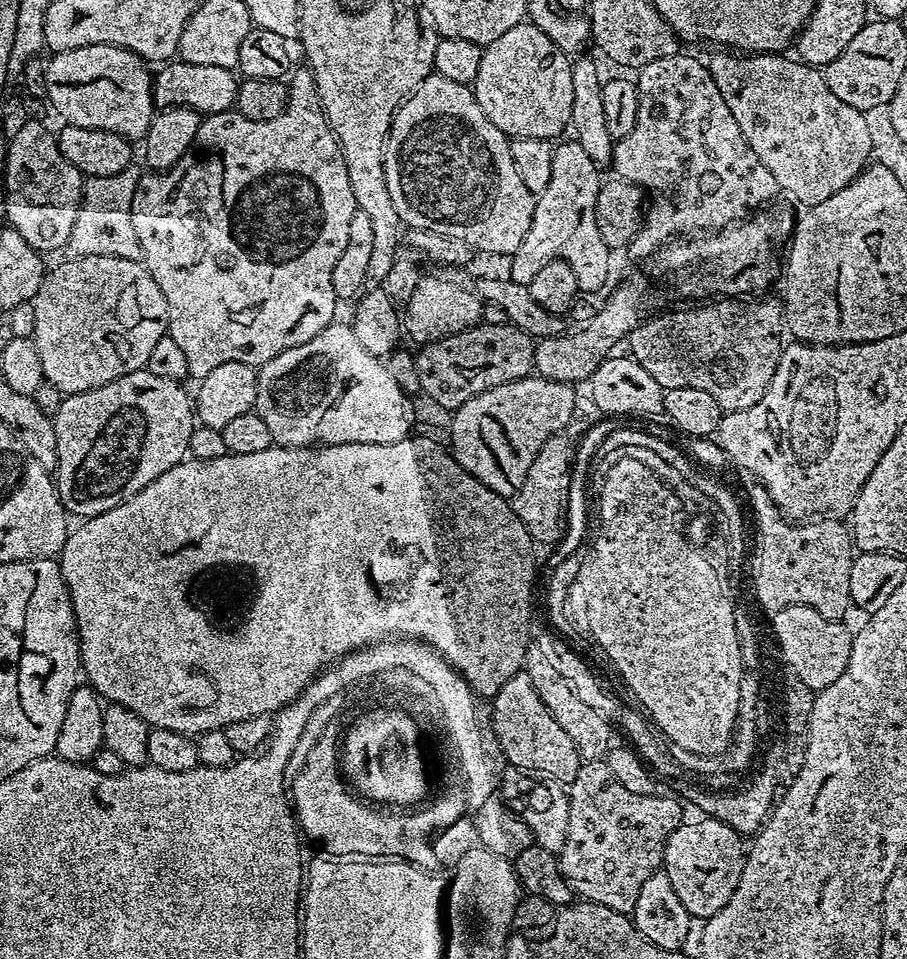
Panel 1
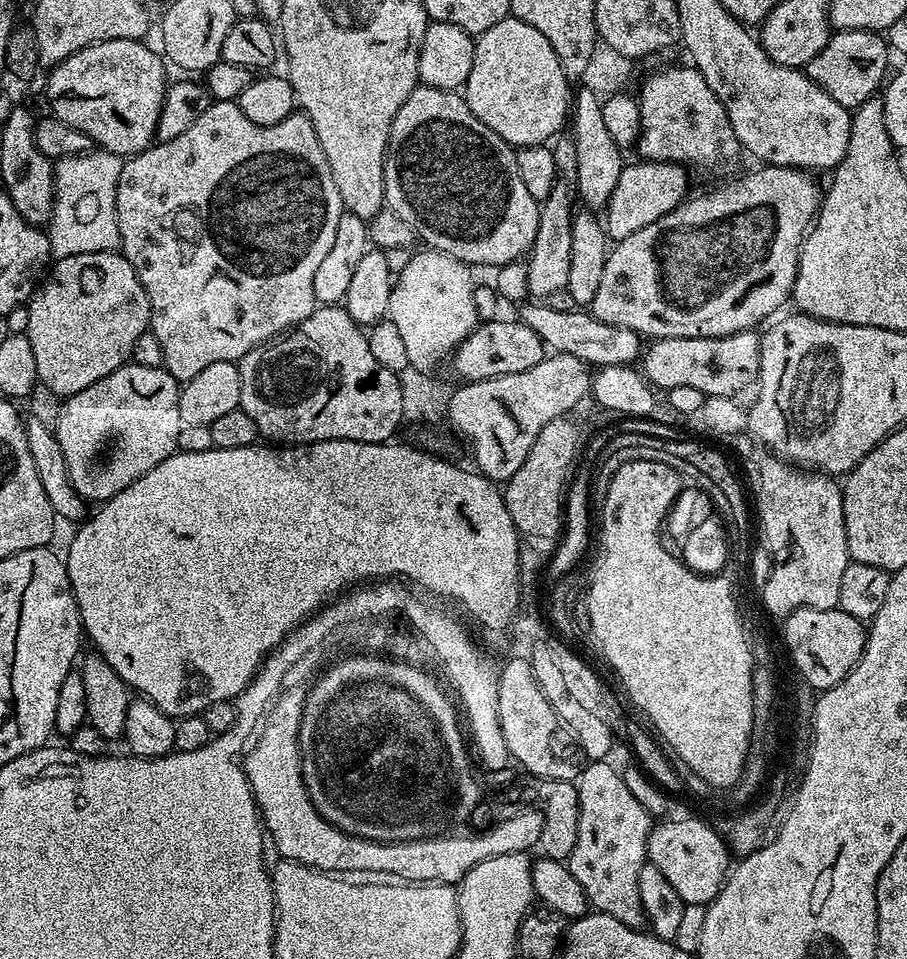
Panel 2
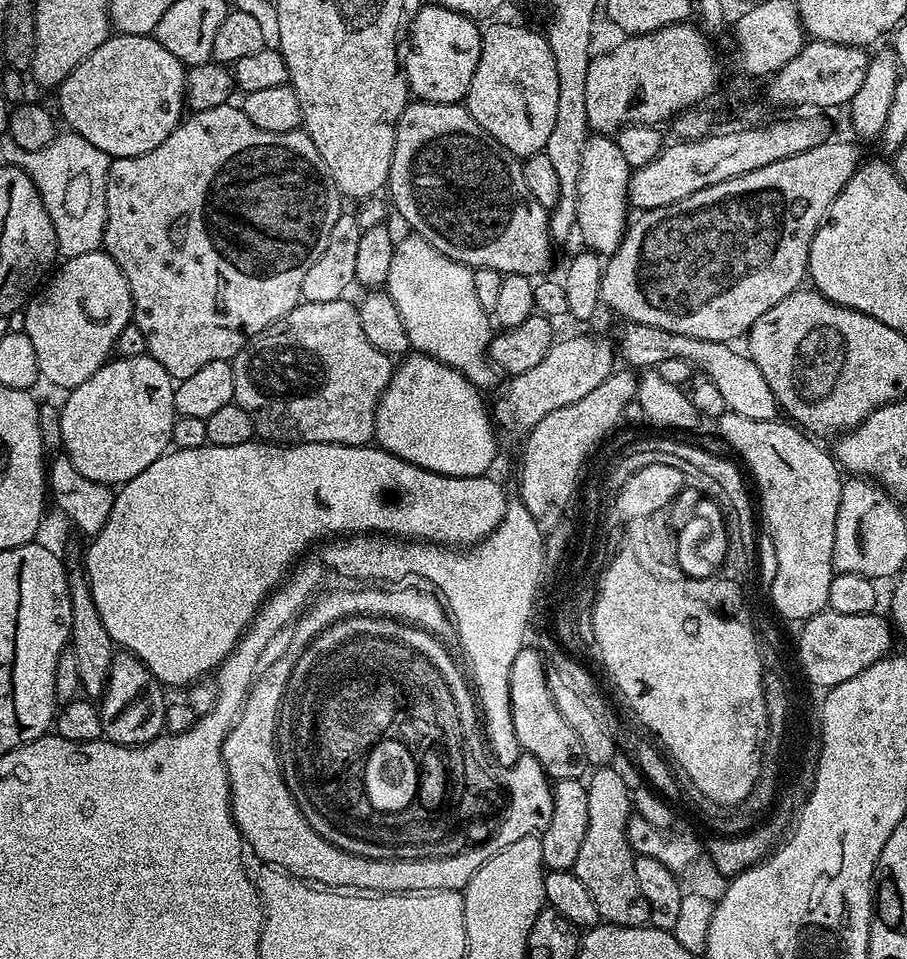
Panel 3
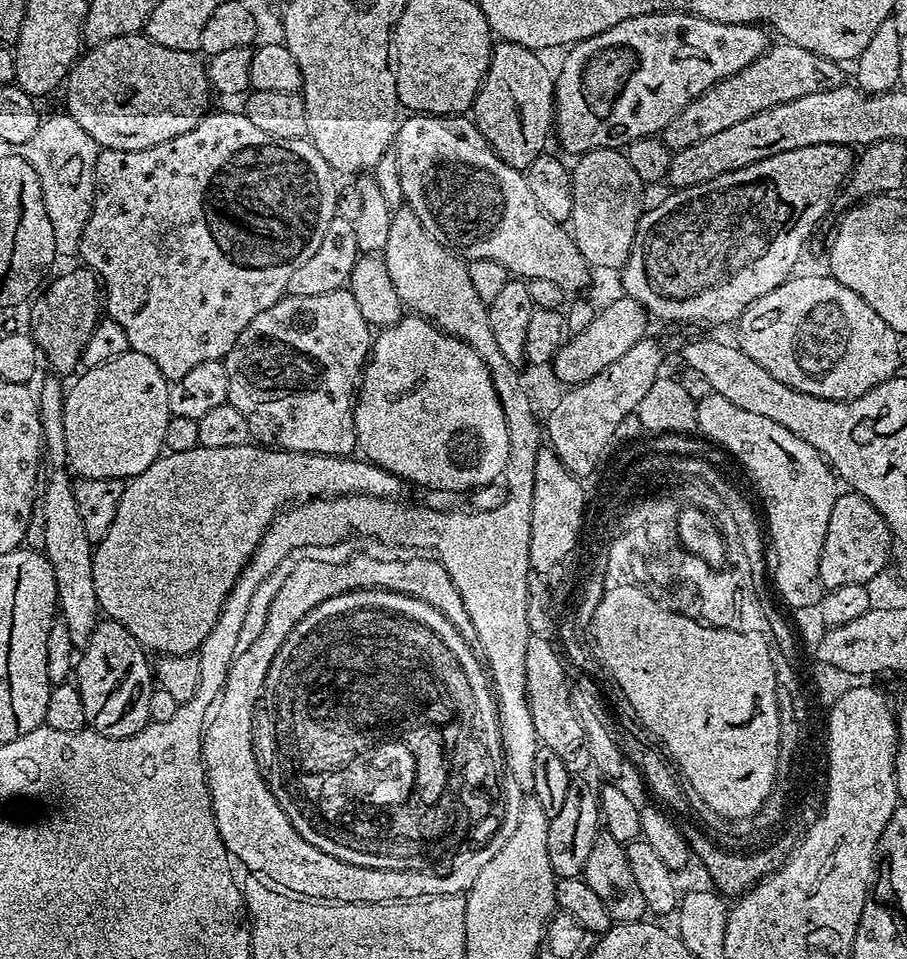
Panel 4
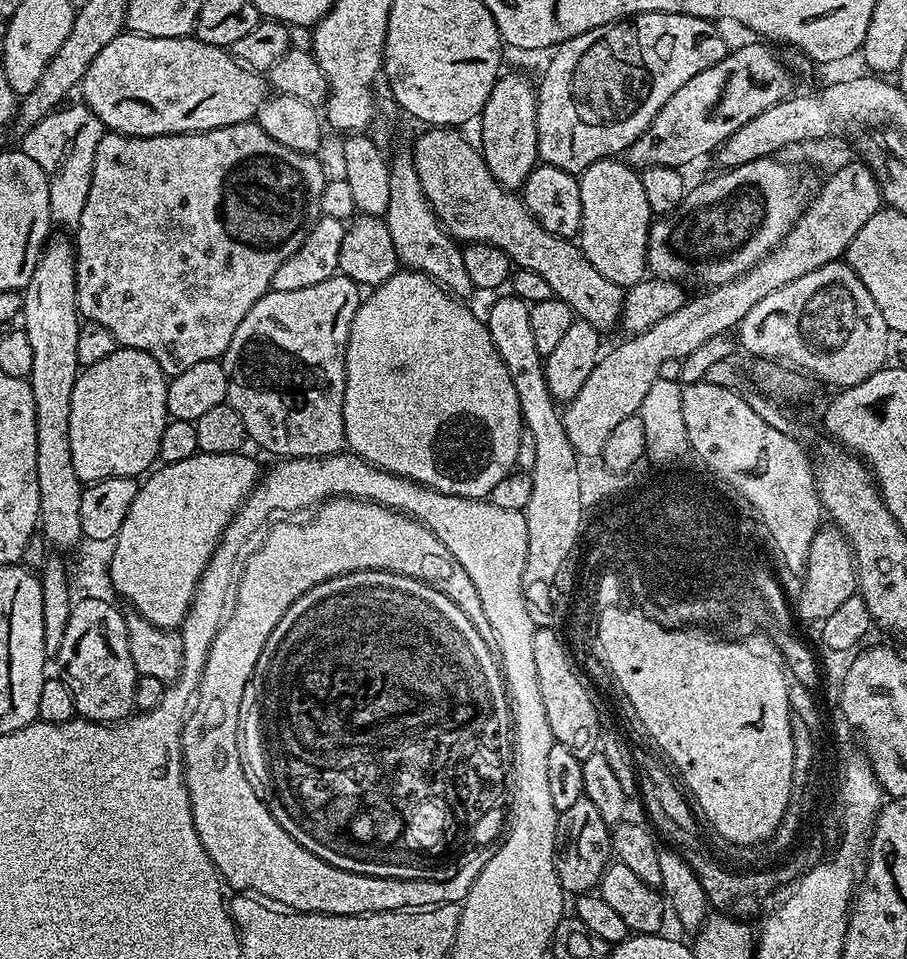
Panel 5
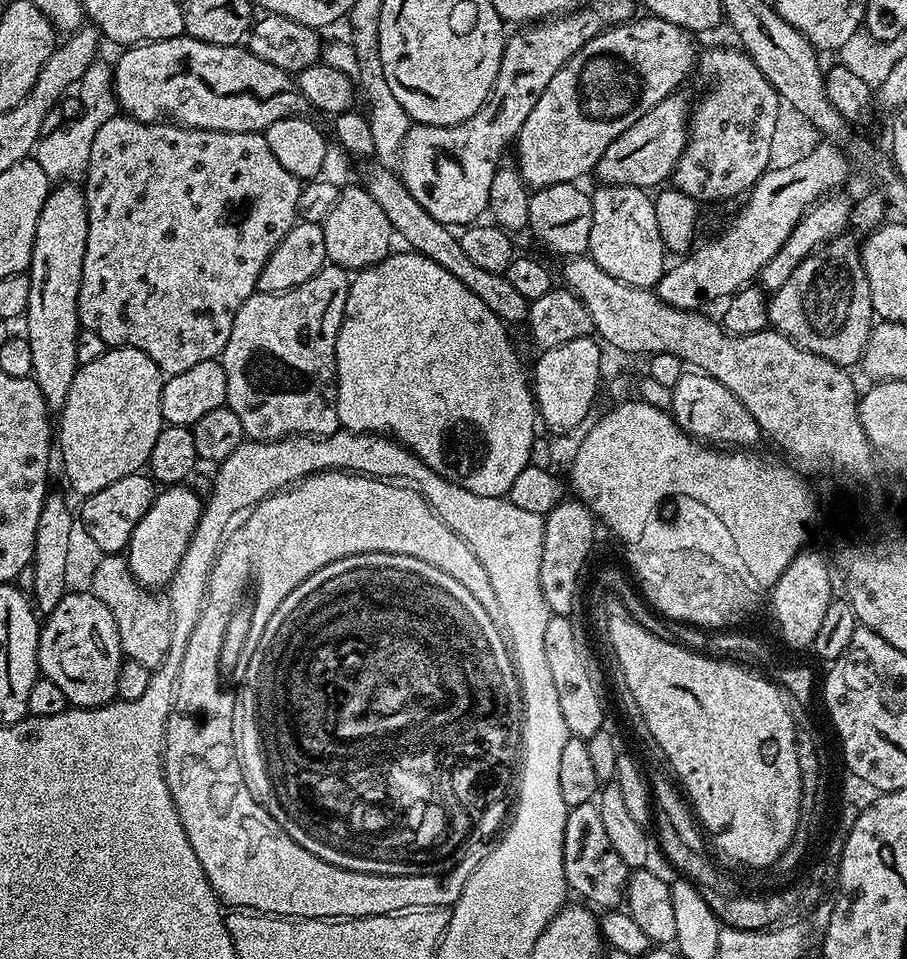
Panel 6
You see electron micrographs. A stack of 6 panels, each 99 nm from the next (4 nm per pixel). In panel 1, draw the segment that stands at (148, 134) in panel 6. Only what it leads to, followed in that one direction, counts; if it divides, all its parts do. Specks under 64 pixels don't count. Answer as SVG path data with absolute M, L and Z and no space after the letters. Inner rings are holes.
M307 67L298 68L291 73L287 81L288 101L282 114L278 114L278 118L251 120L241 116L235 110L205 115L198 126L196 140L192 143L188 155L172 168L152 170L141 175L136 184L130 212L130 222L134 224L134 238L138 238L144 267L148 269L154 282L158 282L158 290L162 290L162 298L166 298L166 310L168 311L166 334L174 338L174 342L178 342L178 347L182 350L183 357L186 358L189 377L199 378L210 374L210 370L222 366L222 362L242 362L259 366L270 358L274 358L274 354L290 346L308 342L310 338L314 338L314 334L318 334L327 324L337 319L338 301L332 286L332 270L334 262L346 248L346 234L350 228L350 218L358 209L354 202L354 192L350 190L350 182L340 147L335 134L330 130L328 119L324 116L312 73Z

